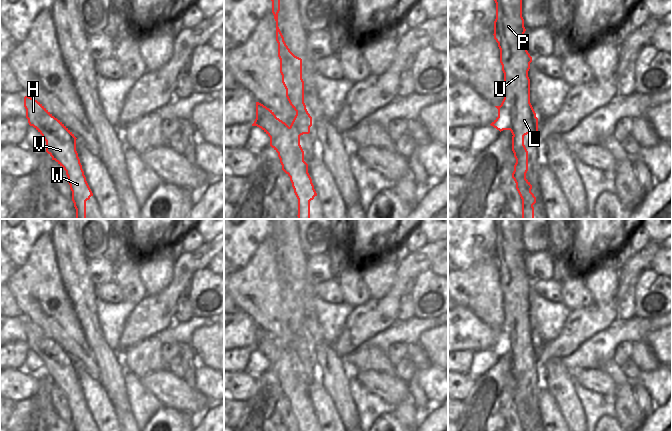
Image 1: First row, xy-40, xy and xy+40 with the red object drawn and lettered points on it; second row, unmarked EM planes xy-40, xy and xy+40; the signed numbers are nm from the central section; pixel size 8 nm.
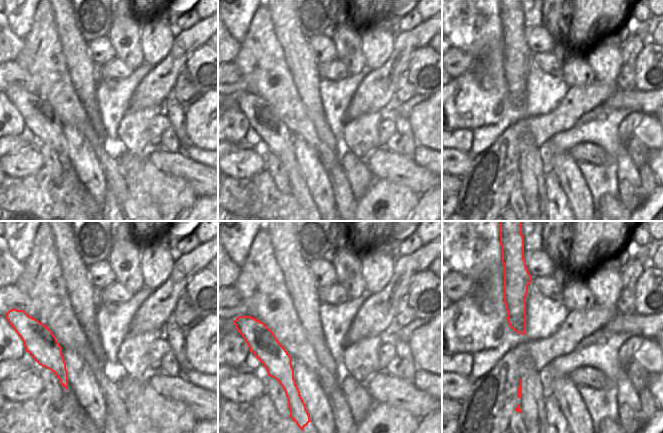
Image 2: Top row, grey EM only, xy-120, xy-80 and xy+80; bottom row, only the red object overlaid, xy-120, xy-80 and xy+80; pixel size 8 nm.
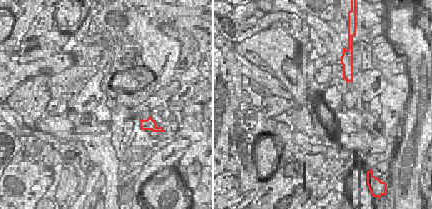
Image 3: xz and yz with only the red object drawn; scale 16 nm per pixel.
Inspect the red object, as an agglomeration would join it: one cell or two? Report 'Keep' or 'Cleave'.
Cleave

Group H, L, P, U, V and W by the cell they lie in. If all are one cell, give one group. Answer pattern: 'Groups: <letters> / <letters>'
Groups: H V W / L P U

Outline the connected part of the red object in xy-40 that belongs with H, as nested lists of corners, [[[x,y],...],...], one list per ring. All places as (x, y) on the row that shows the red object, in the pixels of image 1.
[[[25,96],[24,107],[29,125],[46,141],[46,152],[66,171],[76,209],[76,219],[86,219],[86,201],[93,193],[76,151],[77,138],[37,100]]]

